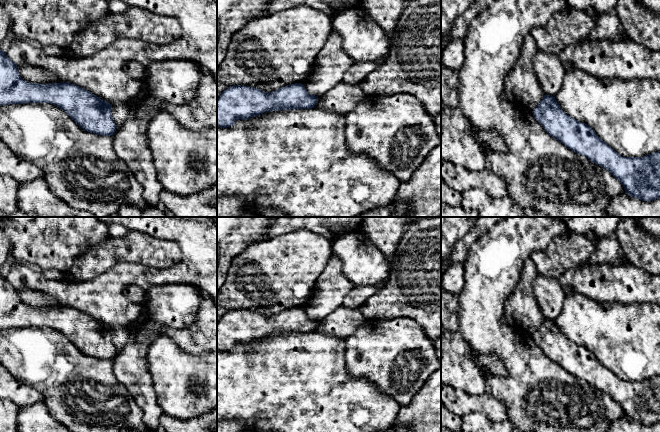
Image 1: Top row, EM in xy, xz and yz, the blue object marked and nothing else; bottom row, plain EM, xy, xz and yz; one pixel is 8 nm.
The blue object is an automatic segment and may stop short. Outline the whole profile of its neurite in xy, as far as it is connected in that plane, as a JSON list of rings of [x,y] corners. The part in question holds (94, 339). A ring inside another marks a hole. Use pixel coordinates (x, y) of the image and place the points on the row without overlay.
[[[0,274],[0,329],[23,327],[50,327],[65,335],[84,355],[95,359],[111,360],[118,352],[112,341],[112,328],[86,313],[68,306],[38,308],[22,303],[17,289]]]

